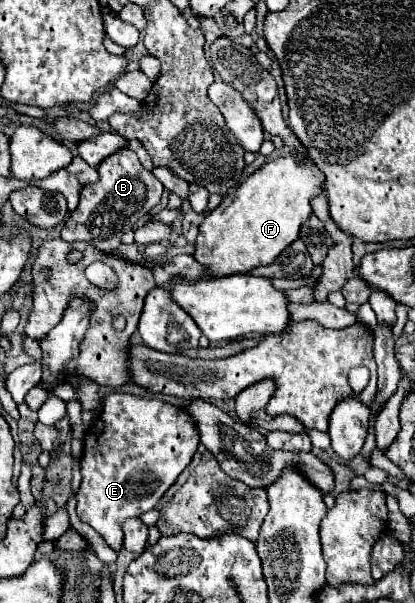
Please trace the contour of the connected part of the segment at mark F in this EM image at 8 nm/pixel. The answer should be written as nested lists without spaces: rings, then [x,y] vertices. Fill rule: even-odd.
[[[292,153],[264,163],[236,189],[234,197],[228,193],[224,201],[204,217],[194,249],[196,261],[208,265],[208,275],[212,277],[248,273],[252,267],[270,265],[280,251],[300,237],[300,227],[312,215],[312,197],[324,191],[324,173],[310,157]]]

